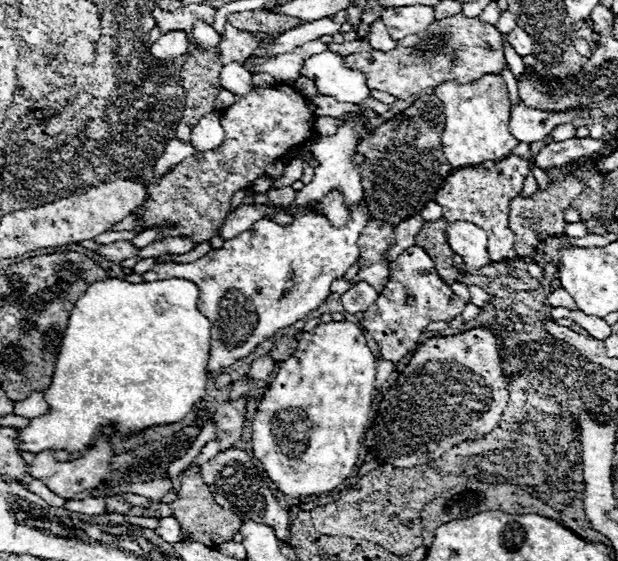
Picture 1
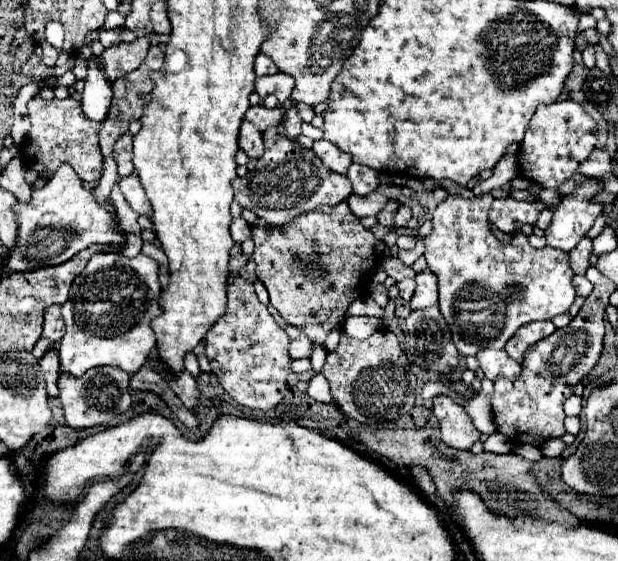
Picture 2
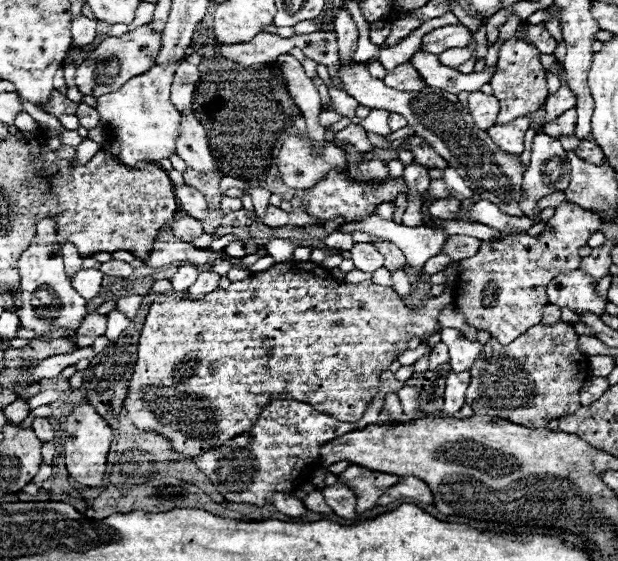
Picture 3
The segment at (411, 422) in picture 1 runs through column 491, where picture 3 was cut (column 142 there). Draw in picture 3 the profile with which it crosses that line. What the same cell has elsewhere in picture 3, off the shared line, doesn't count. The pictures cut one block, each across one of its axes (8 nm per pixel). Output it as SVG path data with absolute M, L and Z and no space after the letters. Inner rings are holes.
M282 262L282 264L274 264L270 270L260 272L260 274L252 274L246 280L240 282L232 282L228 290L216 288L214 292L208 292L202 300L190 300L190 298L176 298L174 294L158 294L150 306L150 312L146 316L144 328L140 332L140 340L138 340L138 360L134 364L134 372L128 384L128 392L124 398L124 410L130 416L132 424L136 424L138 430L142 432L156 432L160 436L164 436L166 440L170 440L172 448L180 454L184 454L186 458L194 458L210 448L218 448L222 446L226 440L242 434L244 430L248 430L254 420L258 418L258 410L262 410L268 402L272 402L274 398L294 398L298 402L310 402L316 410L322 410L326 414L332 414L332 418L338 418L342 422L358 422L362 412L366 410L368 402L374 398L374 394L378 392L380 386L380 372L388 370L392 360L396 360L398 352L402 352L408 344L410 338L414 336L432 336L432 334L440 334L442 326L438 324L438 316L440 312L452 304L452 290L446 288L440 296L432 296L432 298L424 298L420 306L406 306L406 302L390 288L390 286L378 286L372 280L366 282L358 282L358 284L346 284L342 280L336 280L332 276L332 272L320 264L314 262Z

